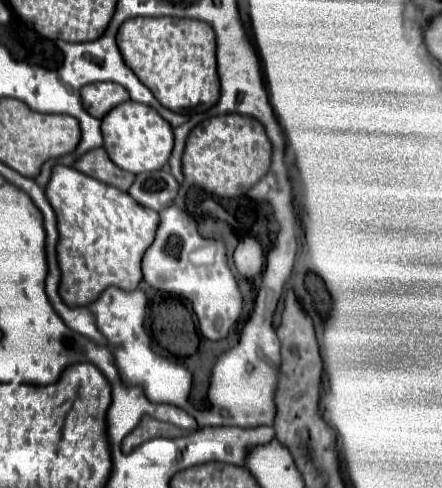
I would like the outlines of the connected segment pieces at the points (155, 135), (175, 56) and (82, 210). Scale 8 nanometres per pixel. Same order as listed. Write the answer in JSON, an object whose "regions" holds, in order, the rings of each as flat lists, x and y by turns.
{"regions":[[[132,100,112,108,112,112,108,112,102,118,102,134,104,134,104,148,112,158,112,162,132,174,160,170,168,162,170,152,174,148,172,126,152,106]],[[132,18,126,20,116,36,118,48,132,72,146,84,158,102,176,112,206,112,220,98,220,80,216,74,216,40,210,24,190,18]],[[54,166,46,196,58,216,58,264,62,270,60,296,68,306,92,304,108,286,136,290,142,280,142,258,154,242,160,216,140,206,128,192,108,186,76,168]]]}

